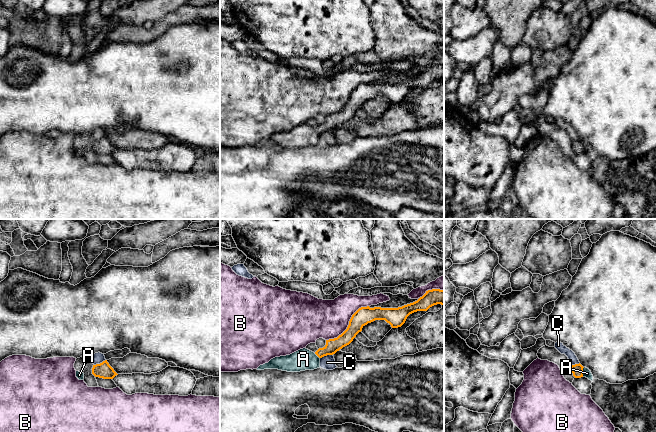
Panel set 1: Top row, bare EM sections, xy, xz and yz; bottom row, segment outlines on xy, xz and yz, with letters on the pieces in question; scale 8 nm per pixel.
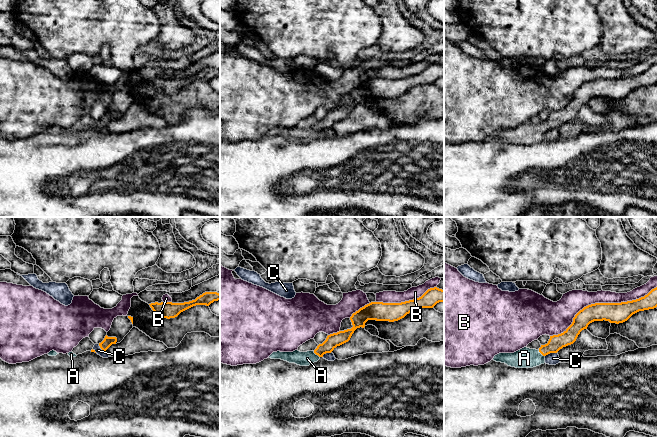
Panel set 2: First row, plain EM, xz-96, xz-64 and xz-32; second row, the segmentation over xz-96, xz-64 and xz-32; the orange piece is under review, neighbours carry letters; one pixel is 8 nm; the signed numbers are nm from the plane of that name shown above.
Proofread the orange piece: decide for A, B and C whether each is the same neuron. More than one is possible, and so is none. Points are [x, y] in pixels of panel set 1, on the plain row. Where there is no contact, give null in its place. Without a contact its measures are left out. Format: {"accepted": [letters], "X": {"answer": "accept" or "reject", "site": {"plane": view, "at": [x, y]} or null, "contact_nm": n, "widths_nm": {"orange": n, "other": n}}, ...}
{"accepted": ["A"], "A": {"answer": "accept", "site": {"plane": "yz", "at": [582, 148]}, "contact_nm": 80, "widths_nm": {"orange": 90, "other": 70}}, "B": {"answer": "reject", "site": {"plane": "xz", "at": [349, 100]}, "contact_nm": 440, "widths_nm": {"orange": 140, "other": 320}}, "C": {"answer": "reject", "site": {"plane": "xz", "at": [326, 131]}, "contact_nm": 110, "widths_nm": {"orange": 110, "other": 110}}}

